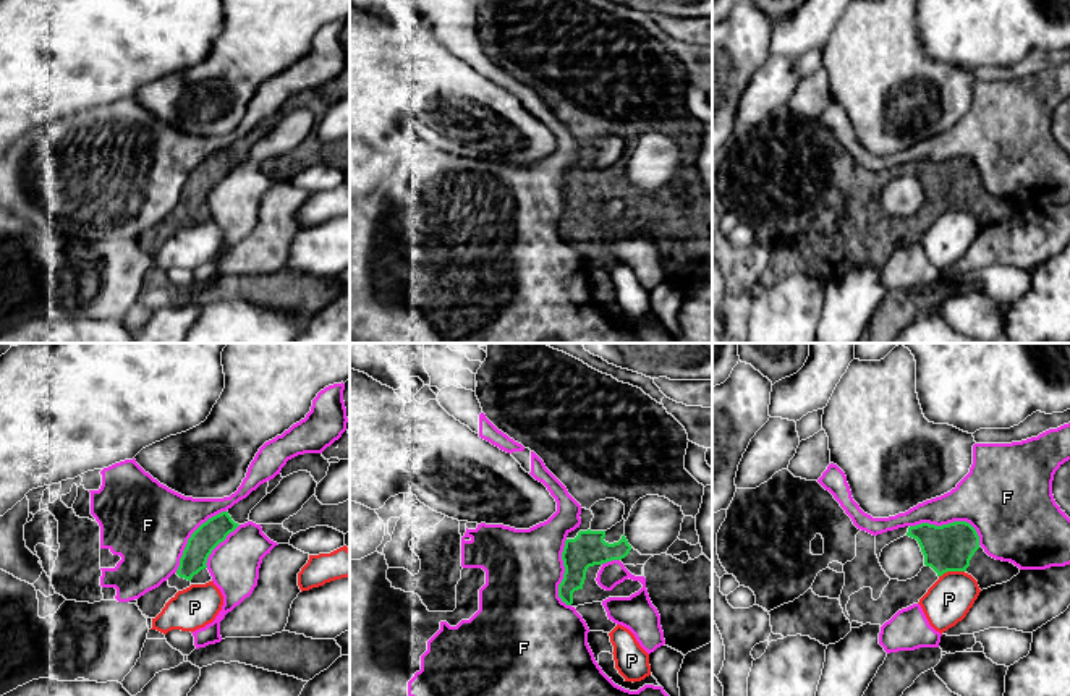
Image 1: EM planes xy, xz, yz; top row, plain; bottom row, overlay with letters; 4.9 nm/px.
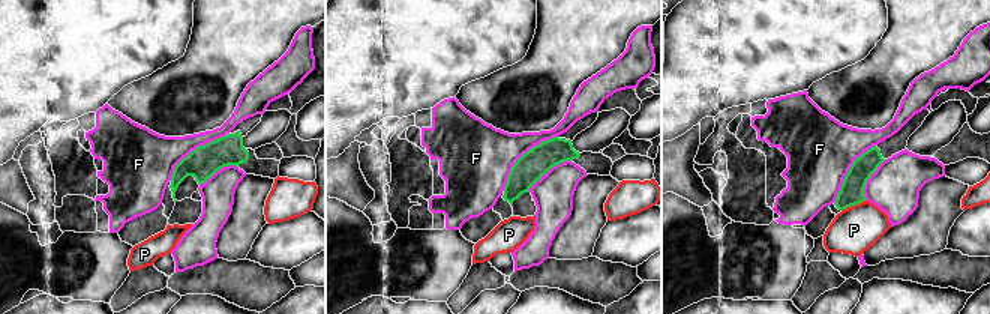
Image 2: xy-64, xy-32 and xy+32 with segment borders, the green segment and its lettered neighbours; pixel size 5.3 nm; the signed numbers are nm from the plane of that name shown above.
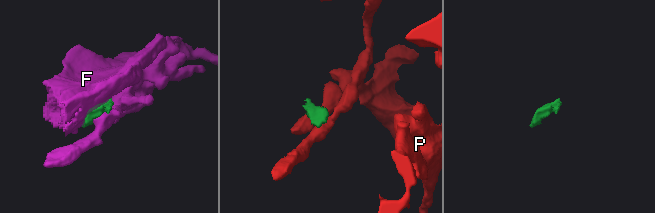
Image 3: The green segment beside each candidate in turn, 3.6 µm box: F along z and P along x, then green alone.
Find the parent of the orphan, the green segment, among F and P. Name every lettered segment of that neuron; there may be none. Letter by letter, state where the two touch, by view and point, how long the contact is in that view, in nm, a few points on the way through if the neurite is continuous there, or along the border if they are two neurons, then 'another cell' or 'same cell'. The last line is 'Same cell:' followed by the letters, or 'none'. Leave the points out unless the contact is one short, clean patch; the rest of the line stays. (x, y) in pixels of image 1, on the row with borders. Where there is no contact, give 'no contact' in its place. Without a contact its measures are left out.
F: meets green in yz at (951, 523); contact 360 nm long; another cell
P: meets green in yz at (951, 570); contact 130 nm long; border along yz (963, 570), (947, 570), (939, 577); another cell
Same cell: none

